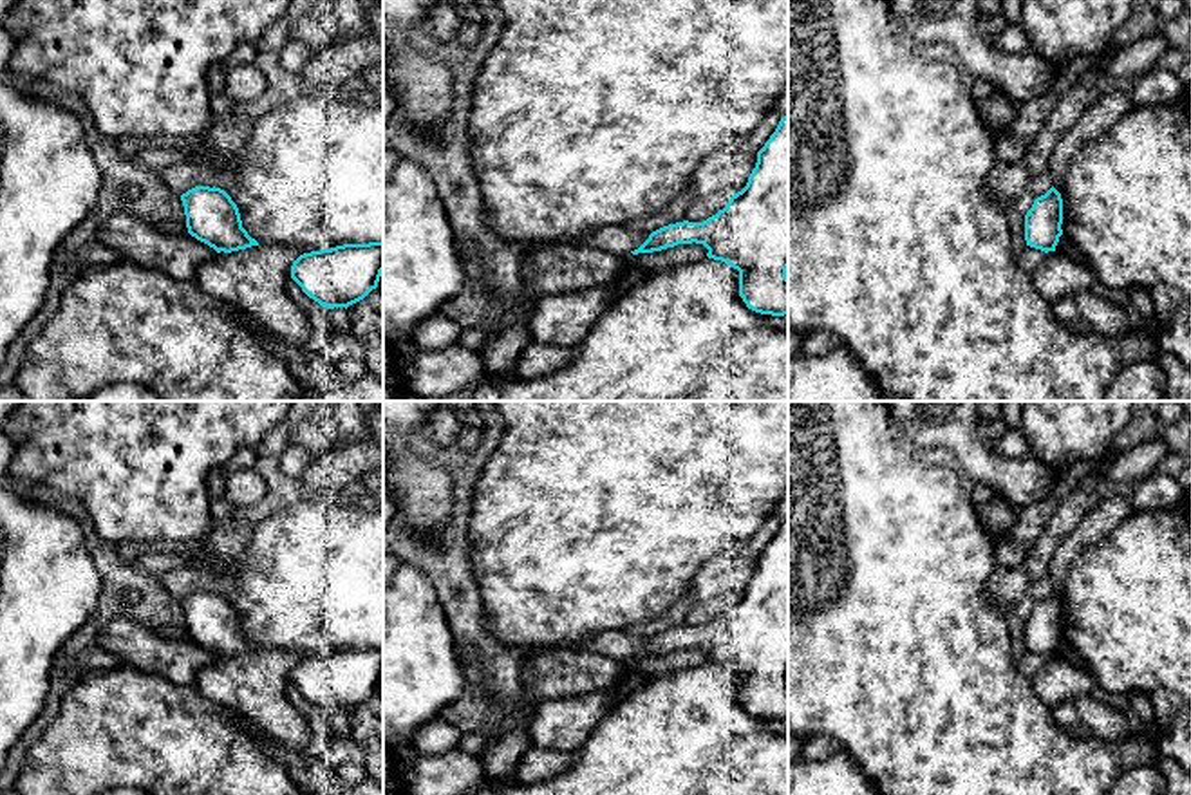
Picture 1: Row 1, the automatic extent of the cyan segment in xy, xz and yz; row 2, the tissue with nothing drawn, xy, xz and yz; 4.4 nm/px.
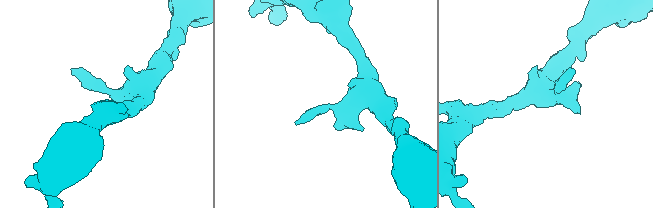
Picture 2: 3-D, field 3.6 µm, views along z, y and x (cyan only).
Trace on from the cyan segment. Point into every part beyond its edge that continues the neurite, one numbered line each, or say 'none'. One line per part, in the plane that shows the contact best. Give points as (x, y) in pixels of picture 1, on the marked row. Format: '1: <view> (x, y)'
none

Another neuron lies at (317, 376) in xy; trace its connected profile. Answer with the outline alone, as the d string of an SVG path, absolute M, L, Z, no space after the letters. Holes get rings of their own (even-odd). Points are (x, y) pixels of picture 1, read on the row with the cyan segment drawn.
M255 320L251 329L286 363L307 401L383 401L383 381L370 370L358 379L345 381L334 361L309 349L287 345Z

